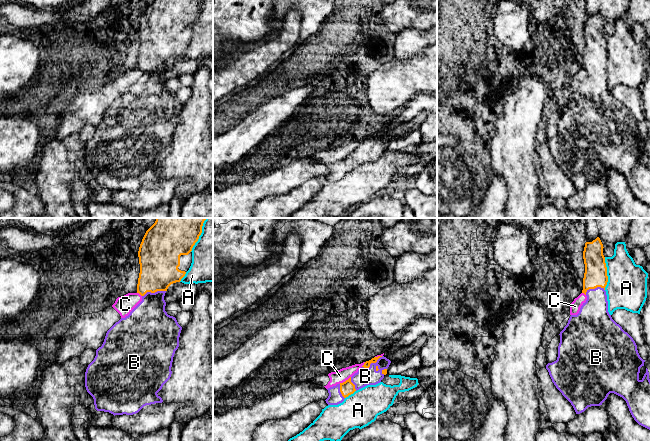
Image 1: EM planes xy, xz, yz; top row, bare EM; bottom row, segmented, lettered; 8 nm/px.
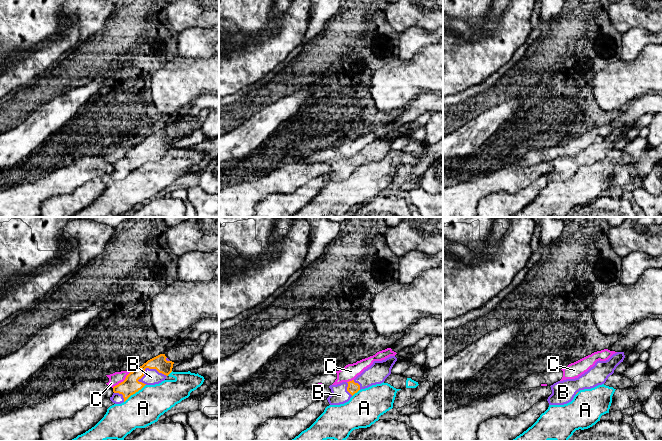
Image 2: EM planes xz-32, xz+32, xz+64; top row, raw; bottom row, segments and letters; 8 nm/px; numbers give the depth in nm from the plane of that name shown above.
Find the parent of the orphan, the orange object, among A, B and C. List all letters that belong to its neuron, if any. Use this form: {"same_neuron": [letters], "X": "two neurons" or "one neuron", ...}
{"same_neuron": ["B"], "A": "two neurons", "B": "one neuron", "C": "two neurons"}

